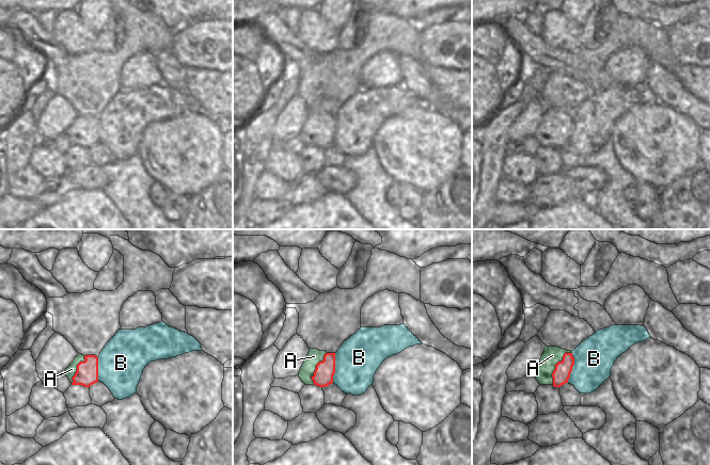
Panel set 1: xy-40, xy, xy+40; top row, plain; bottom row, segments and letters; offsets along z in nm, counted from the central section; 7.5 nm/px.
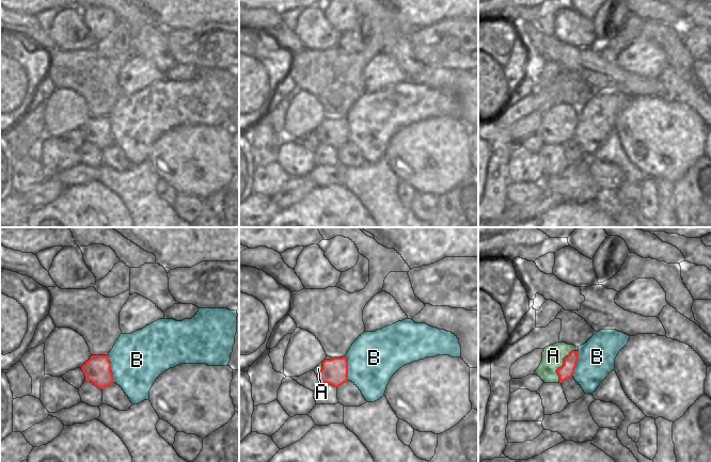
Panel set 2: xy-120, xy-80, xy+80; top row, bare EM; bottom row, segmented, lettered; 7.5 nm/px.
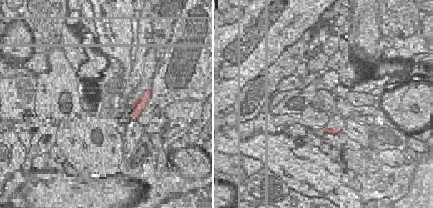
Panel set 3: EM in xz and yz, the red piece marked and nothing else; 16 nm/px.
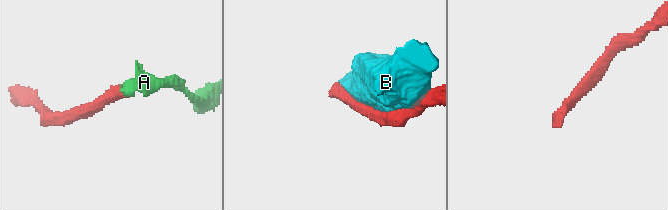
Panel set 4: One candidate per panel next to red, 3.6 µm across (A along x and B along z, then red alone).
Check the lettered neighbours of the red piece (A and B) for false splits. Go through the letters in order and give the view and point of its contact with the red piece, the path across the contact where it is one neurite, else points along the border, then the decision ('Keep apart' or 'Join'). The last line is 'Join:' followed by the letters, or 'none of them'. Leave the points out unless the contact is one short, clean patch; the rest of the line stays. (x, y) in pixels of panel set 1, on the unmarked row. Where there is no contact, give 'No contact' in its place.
A: Touches red at xy+40 (555, 127). Boundary: xy+40 (570, 113), (566, 113), (555, 126), (552, 145). Keep apart
B: Touches red at xy+40 (572, 127). Keep apart
Join: none of them.

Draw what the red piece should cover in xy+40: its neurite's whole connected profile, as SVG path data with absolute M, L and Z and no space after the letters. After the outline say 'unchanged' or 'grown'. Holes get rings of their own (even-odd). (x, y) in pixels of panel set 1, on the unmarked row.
M565 114L563 122L555 126L555 130L552 134L554 148L561 148L565 144L568 144L573 126L574 119L572 114Z; unchanged

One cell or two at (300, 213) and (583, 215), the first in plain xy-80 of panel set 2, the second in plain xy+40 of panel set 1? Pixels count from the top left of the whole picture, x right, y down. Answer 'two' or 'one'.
one

